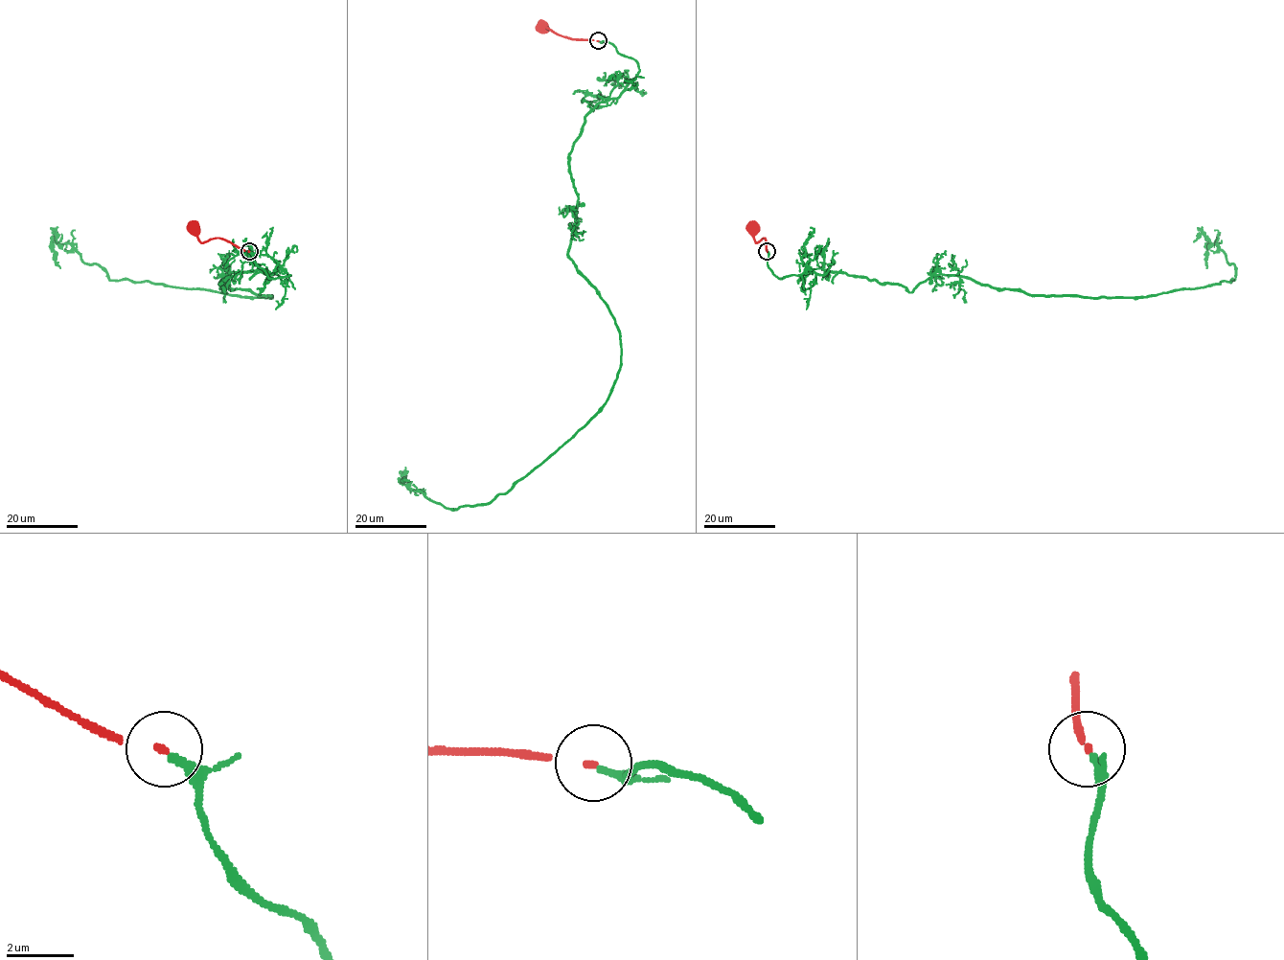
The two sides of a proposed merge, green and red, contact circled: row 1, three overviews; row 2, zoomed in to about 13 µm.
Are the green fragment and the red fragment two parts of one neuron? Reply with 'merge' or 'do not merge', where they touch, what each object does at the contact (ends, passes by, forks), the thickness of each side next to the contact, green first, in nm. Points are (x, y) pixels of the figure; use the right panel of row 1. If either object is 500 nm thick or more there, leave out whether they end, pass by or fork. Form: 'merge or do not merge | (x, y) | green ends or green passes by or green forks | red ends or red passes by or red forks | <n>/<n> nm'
do not merge | (767, 251) | green ends | red ends | 240/150 nm

